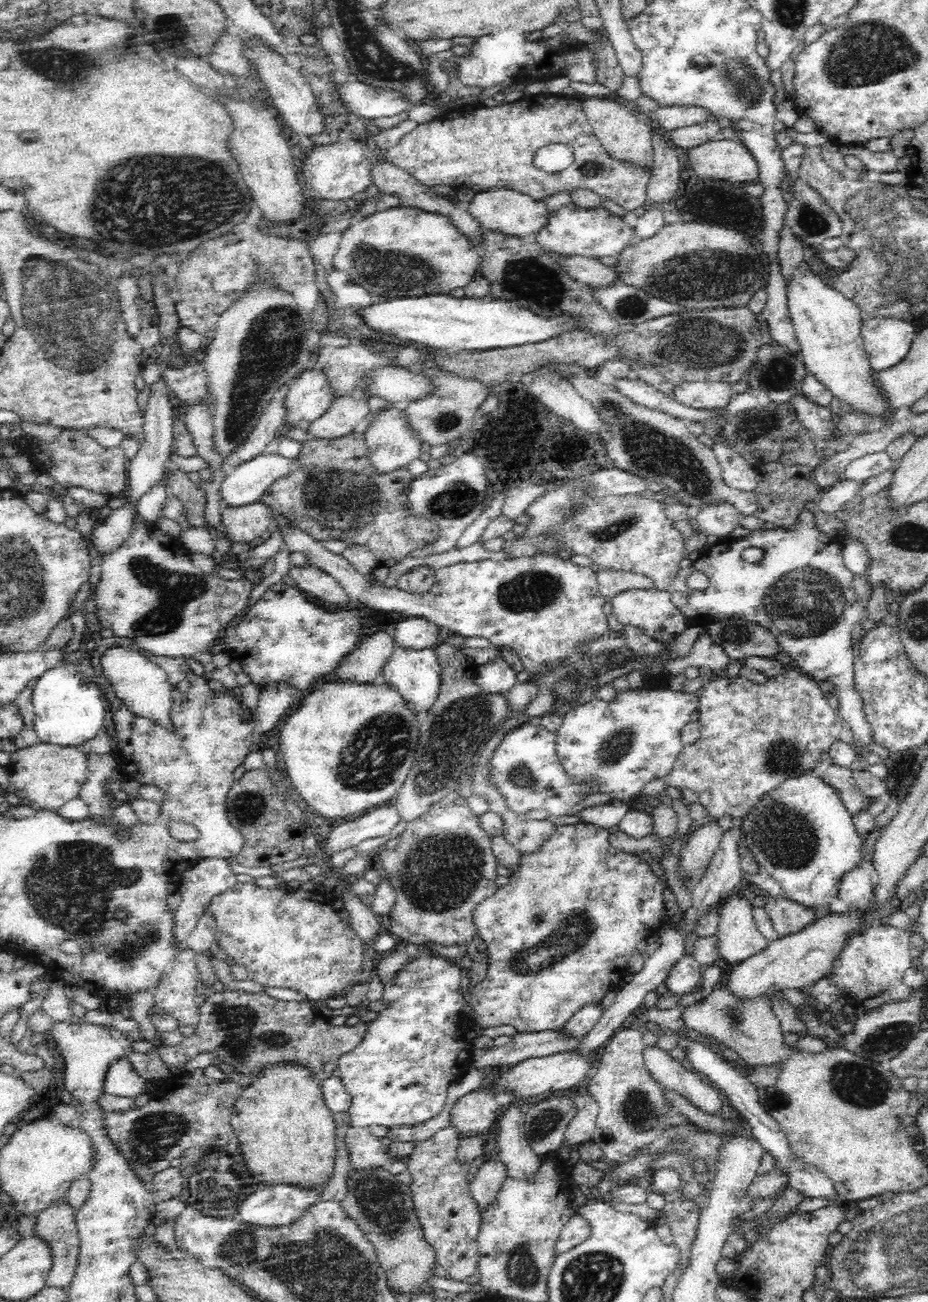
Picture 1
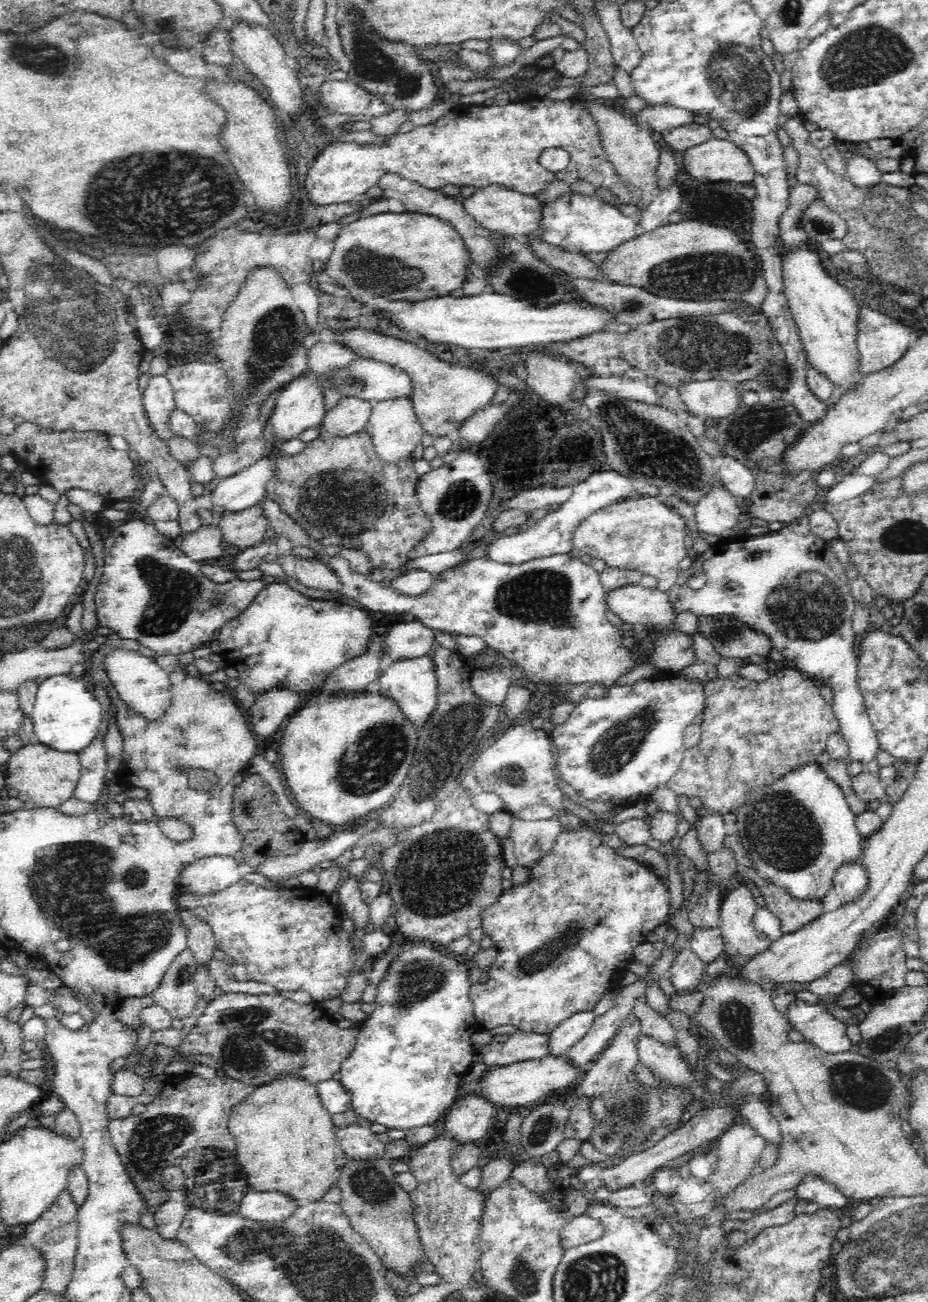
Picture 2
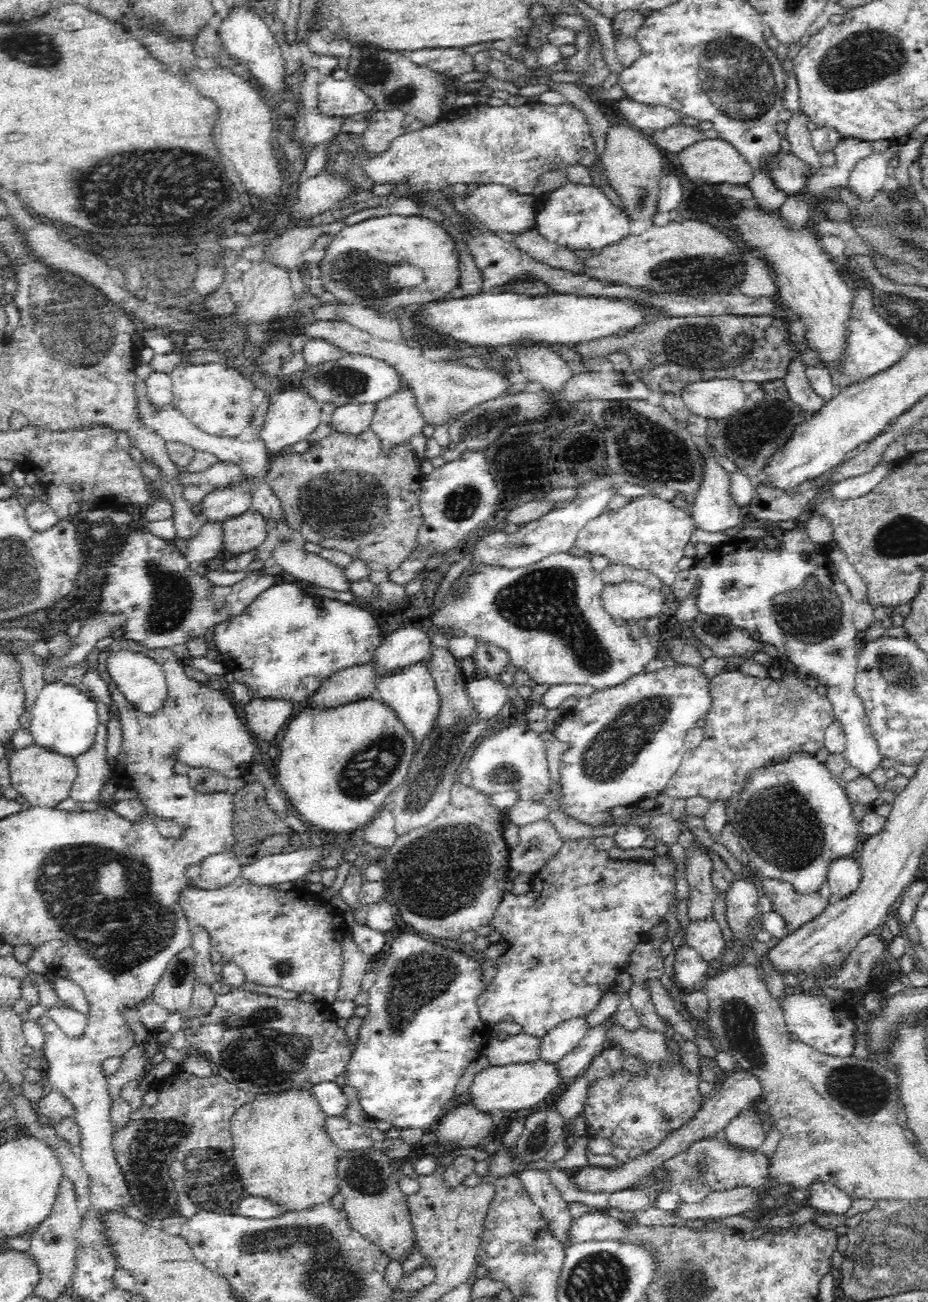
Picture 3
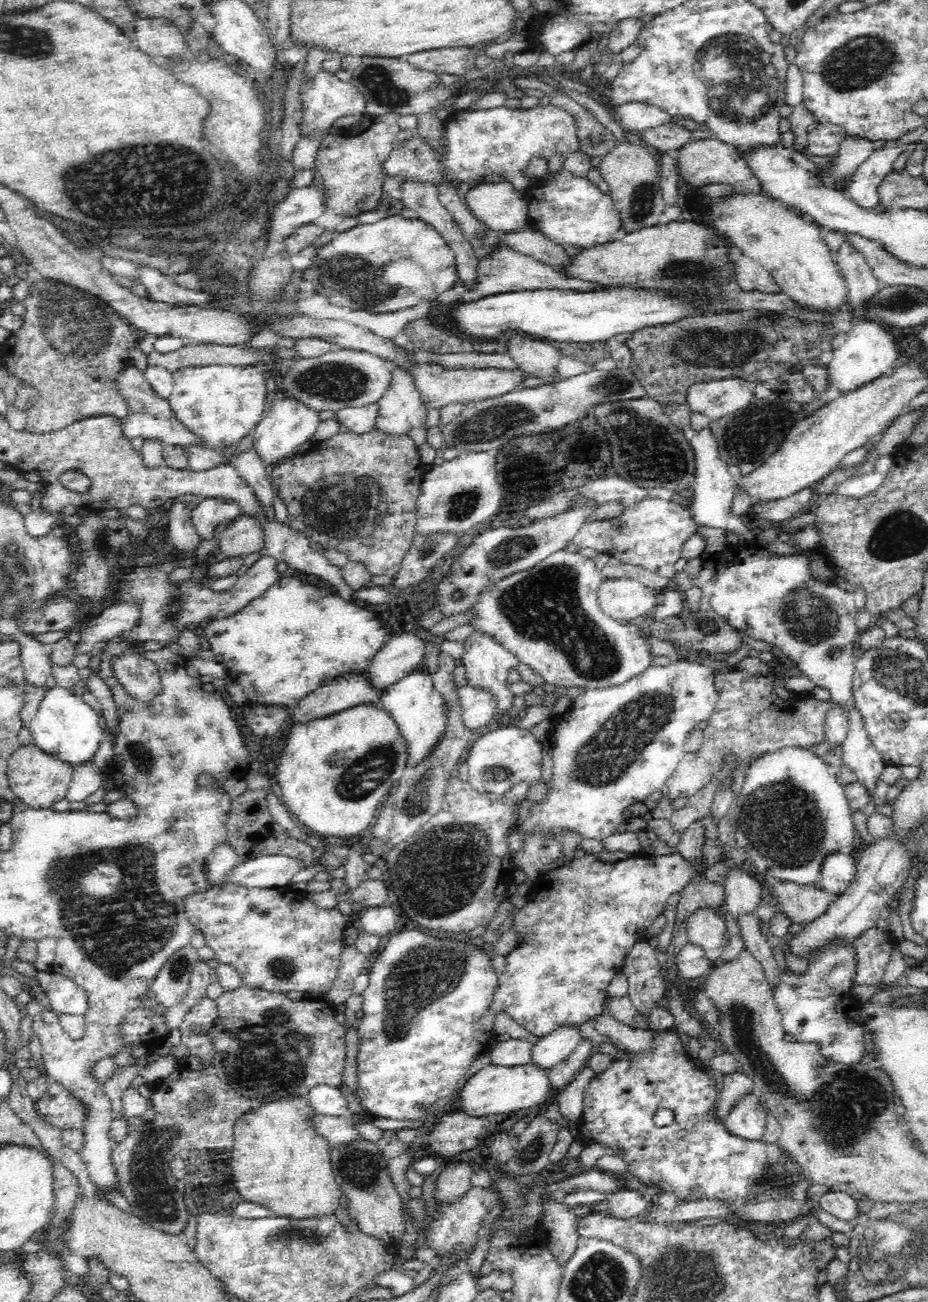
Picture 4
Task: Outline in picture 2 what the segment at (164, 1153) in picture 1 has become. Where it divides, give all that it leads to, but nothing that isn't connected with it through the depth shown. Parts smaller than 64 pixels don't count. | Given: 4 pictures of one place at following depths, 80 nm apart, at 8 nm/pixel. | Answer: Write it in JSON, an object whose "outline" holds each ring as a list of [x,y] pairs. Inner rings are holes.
{"outline":[[[180,1072],[180,1084],[164,1084],[164,1092],[147,1104],[144,1112],[110,1121],[112,1145],[148,1212],[154,1215],[162,1204],[174,1199],[176,1192],[170,1189],[172,1182],[164,1180],[163,1172],[186,1150],[214,1146],[232,1153],[235,1151],[236,1143],[229,1131],[231,1112],[253,1091],[221,1073],[214,1079],[204,1079],[190,1072]]]}

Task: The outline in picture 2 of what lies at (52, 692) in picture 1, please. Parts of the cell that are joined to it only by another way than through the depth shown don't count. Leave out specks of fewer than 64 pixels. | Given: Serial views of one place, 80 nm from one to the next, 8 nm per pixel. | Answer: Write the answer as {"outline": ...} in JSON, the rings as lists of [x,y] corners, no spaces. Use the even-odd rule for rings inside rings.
{"outline":[[[66,675],[48,677],[38,686],[34,708],[30,714],[34,741],[59,752],[82,752],[97,735],[102,713],[100,702],[85,682],[76,682]]]}

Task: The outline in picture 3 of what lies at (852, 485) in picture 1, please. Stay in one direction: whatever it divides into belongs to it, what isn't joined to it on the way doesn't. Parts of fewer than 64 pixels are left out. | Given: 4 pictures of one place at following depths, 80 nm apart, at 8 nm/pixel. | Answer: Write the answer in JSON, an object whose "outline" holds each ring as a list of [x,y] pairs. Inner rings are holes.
{"outline":[[[882,459],[870,472],[853,480],[836,484],[830,487],[827,493],[842,500],[862,498],[880,484],[880,481],[889,473],[889,469],[890,462]]]}

